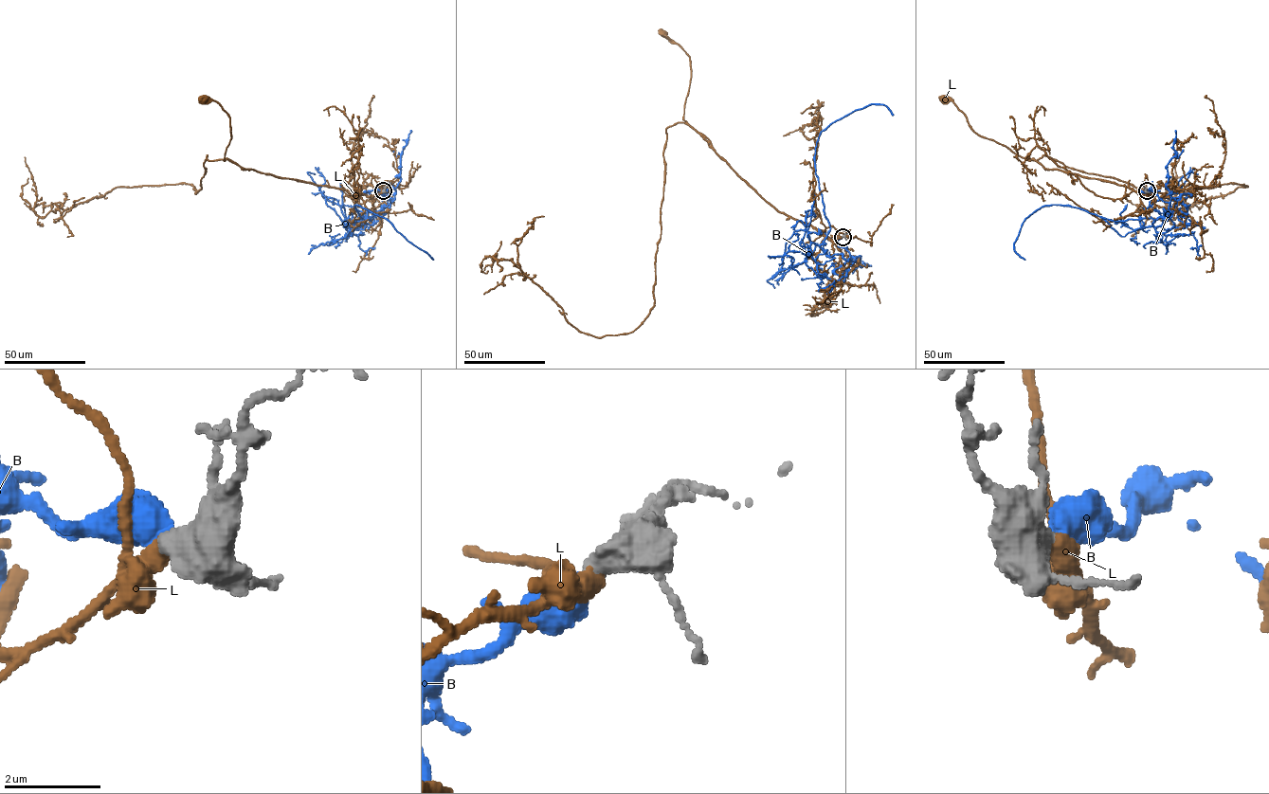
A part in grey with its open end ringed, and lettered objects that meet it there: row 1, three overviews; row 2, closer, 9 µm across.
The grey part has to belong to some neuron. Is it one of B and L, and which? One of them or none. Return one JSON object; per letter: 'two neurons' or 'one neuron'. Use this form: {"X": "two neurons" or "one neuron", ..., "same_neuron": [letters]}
{"B": "two neurons", "L": "one neuron", "same_neuron": ["L"]}

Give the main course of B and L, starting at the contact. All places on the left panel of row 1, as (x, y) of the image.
B: (382, 190), (389, 211), (359, 216), (355, 205), (433, 260)
L: (383, 190), (366, 196), (243, 170), (225, 160), (231, 138), (229, 117), (215, 100), (204, 99)

